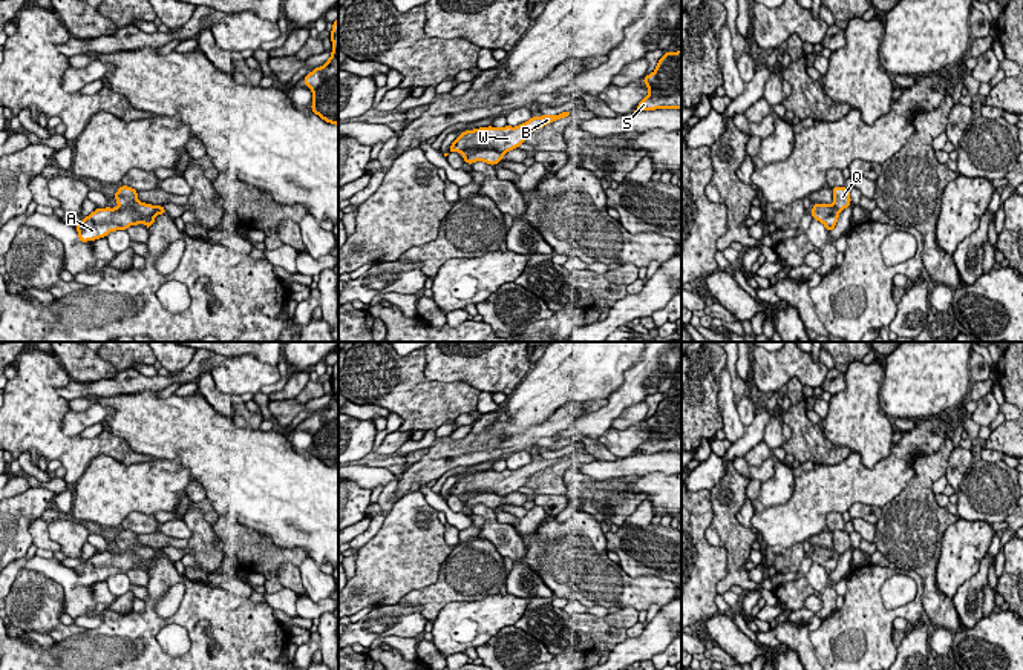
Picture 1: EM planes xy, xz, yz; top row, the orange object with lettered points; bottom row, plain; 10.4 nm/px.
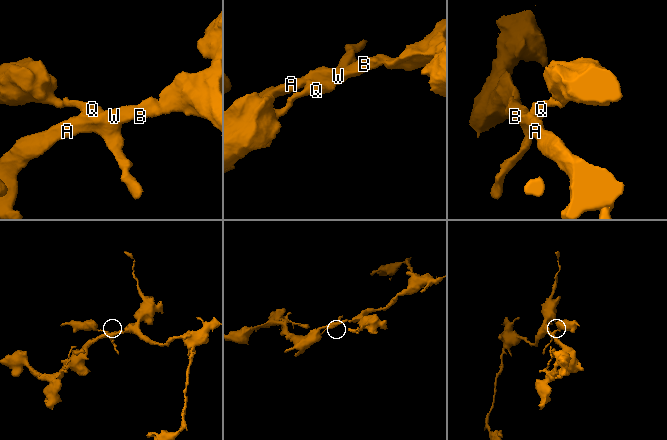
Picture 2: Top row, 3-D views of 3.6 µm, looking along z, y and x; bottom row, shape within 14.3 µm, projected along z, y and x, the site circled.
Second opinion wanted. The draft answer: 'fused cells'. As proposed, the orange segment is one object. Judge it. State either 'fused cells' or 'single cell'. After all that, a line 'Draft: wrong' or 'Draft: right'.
fused cells
Draft: right

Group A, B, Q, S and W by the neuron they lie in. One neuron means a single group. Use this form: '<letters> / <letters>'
A B S W / Q

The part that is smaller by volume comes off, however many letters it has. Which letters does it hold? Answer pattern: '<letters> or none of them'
Q

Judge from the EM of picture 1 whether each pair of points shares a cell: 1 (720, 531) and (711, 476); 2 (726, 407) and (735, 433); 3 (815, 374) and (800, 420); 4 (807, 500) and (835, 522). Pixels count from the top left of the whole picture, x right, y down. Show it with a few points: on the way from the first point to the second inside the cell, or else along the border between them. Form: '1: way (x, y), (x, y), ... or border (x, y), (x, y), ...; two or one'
1: border (729, 460), (725, 474), (709, 489); two
2: way (729, 413), (732, 426); one
3: border (786, 384), (797, 377), (804, 385); two
4: border (841, 512), (830, 512), (826, 528); two

